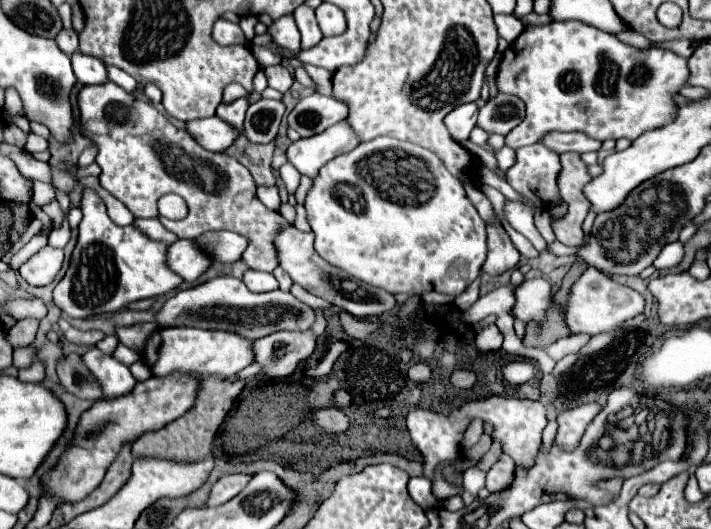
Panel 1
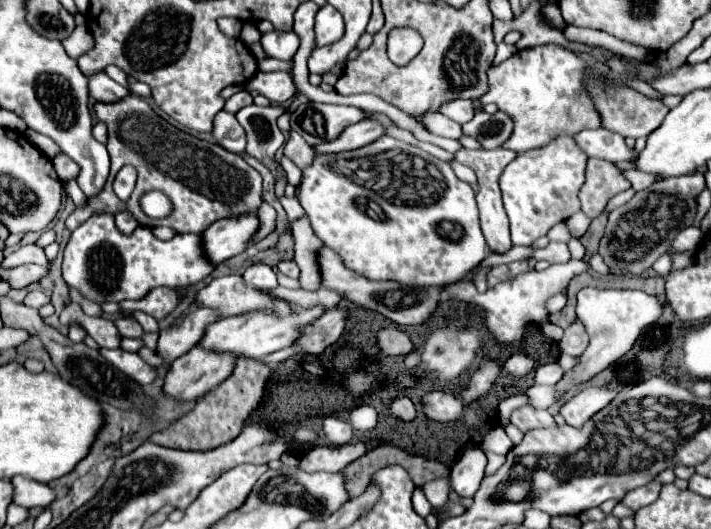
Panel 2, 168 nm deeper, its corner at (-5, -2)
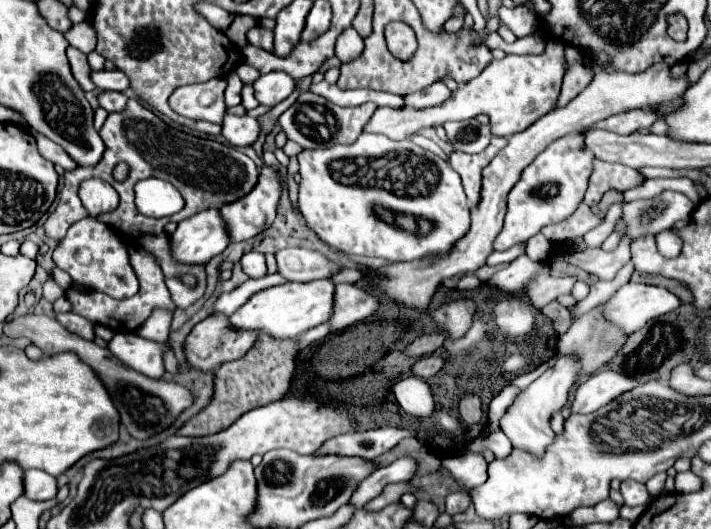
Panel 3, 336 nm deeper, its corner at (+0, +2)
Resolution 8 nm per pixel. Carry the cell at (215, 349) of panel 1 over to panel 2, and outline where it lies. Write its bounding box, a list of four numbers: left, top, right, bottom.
[197,306,323,360]

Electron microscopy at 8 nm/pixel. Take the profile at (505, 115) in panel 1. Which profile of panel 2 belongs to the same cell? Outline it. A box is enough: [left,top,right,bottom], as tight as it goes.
[463,110,513,148]

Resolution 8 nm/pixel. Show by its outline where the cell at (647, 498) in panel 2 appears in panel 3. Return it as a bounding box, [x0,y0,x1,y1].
[620,480,648,506]

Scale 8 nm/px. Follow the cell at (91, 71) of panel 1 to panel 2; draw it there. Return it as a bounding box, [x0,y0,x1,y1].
[87,70,129,102]

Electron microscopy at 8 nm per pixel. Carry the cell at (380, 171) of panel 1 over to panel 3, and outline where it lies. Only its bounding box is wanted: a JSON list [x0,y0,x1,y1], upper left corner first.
[298,132,470,262]

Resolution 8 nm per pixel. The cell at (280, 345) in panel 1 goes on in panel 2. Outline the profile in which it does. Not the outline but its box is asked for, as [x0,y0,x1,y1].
[295,308,347,354]

